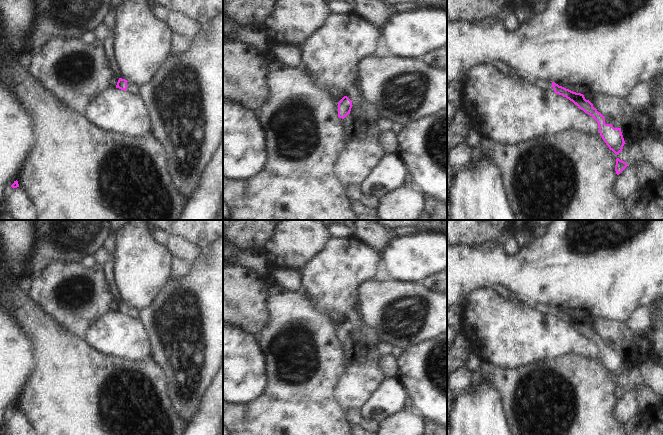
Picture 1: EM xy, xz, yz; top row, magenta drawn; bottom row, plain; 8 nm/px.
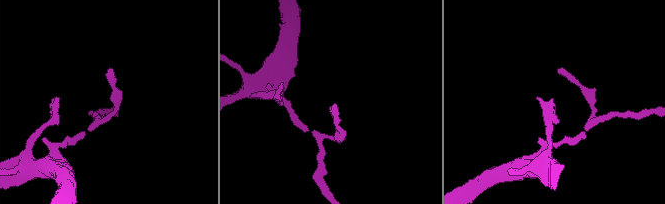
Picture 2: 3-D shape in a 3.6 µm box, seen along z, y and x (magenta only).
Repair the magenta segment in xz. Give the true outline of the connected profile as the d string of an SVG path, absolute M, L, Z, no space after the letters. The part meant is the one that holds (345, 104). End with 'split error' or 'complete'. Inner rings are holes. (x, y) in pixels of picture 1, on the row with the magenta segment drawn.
M344 96L338 102L338 117L344 119L348 114L350 114L352 106L352 101L347 96Z; complete

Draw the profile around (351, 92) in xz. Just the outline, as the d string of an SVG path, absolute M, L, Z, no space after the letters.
M350 85L344 90L344 96L347 96L353 106L358 106L361 102L361 95L355 85Z

